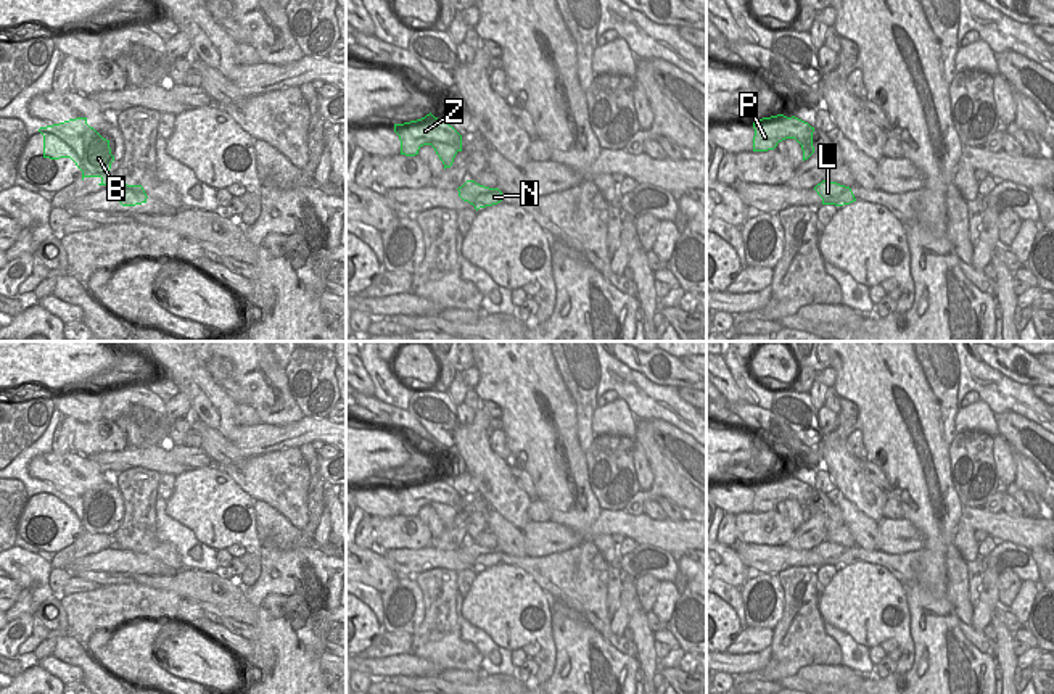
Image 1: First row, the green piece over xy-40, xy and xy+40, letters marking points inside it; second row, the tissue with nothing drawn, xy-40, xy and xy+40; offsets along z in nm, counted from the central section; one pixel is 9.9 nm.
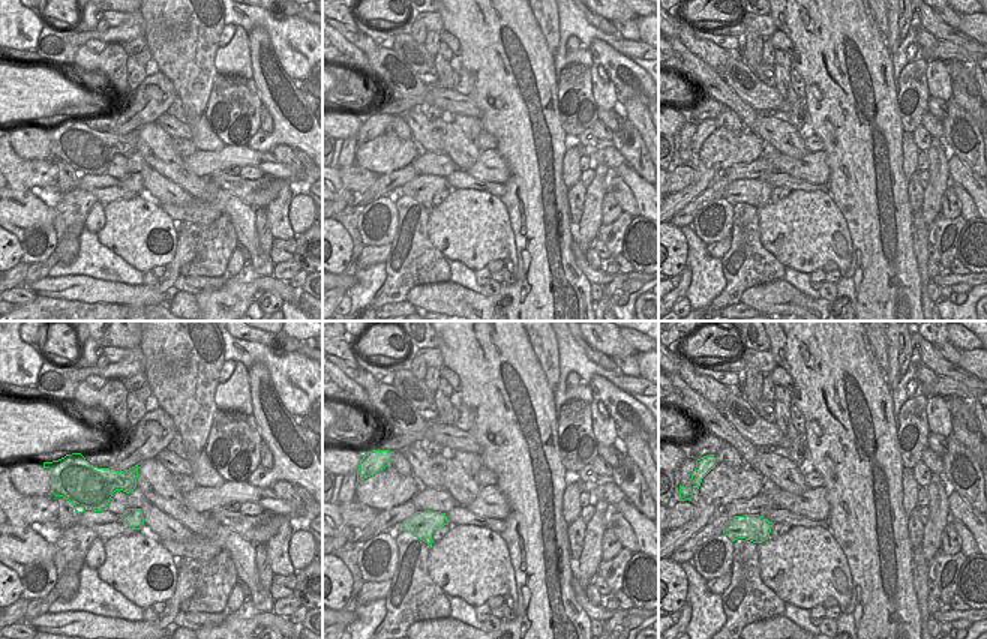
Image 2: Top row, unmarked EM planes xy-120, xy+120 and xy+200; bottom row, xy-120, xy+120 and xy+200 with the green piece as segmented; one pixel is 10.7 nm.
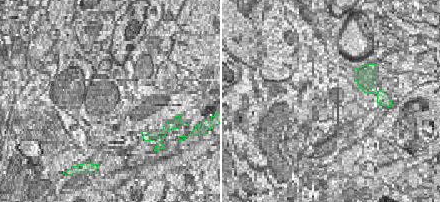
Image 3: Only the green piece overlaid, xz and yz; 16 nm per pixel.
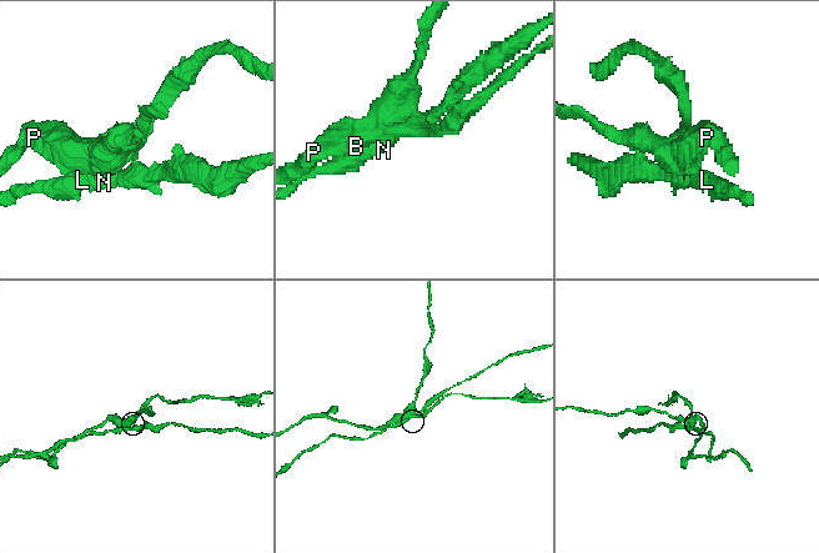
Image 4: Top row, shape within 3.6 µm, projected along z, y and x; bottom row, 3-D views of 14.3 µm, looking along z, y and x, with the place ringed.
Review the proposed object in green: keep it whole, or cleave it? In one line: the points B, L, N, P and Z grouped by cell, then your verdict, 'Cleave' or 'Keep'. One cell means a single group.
Groups: B P Z / L N. Cleave.

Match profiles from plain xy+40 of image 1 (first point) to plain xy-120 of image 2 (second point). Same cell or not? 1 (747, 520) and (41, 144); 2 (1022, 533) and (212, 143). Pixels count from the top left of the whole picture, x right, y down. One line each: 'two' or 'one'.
1: two
2: two

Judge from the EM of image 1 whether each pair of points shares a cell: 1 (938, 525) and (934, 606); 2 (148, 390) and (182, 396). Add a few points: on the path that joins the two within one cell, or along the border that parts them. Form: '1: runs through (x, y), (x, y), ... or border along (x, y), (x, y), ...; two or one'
1: runs through (935, 545), (934, 586); one
2: runs through (156, 390), (168, 390), (174, 396); one

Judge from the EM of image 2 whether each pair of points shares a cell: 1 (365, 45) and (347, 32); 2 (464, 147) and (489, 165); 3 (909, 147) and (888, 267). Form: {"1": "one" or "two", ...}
{"1": "one", "2": "two", "3": "two"}

